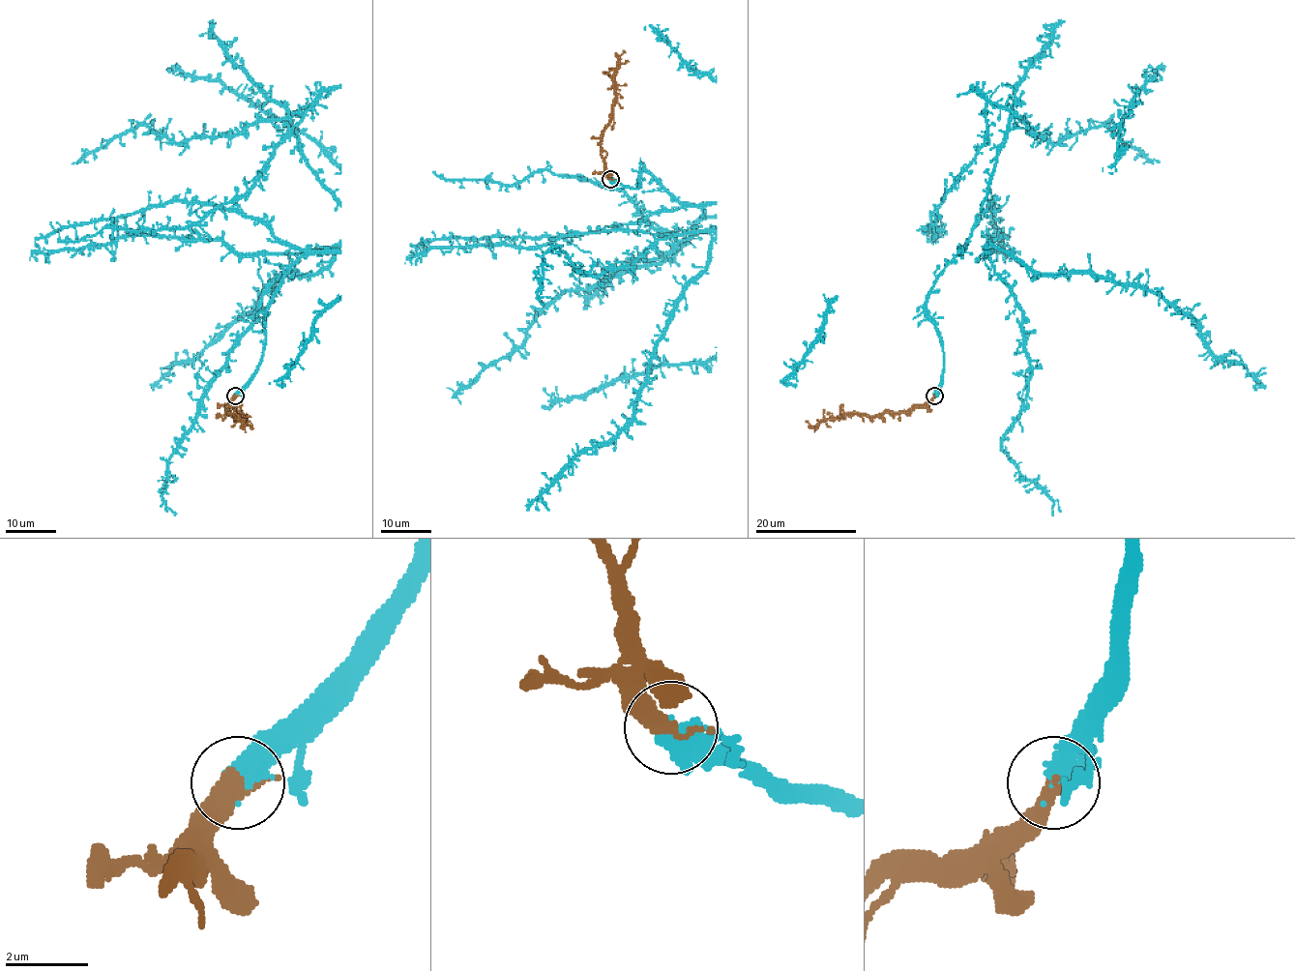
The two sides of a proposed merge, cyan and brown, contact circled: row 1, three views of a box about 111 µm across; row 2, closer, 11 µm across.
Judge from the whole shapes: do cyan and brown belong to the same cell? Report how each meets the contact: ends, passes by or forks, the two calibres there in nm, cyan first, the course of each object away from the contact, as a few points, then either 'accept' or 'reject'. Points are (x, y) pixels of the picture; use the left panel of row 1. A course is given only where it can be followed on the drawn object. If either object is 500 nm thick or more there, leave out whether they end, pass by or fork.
cyan passes by | brown passes by | 440/360 nm | cyan via (235, 396), (306, 252), (199, 203), (118, 216), (117, 228), (336, 252), (281, 277), (151, 386) | brown via (235, 396), (225, 412), (240, 414), (244, 426), (249, 421) | accept

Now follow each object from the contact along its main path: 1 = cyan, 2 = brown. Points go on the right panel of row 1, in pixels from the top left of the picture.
1: (934, 396), (927, 293), (991, 201), (1003, 234), (986, 253), (1139, 284), (1266, 386)
2: (934, 396), (906, 410), (872, 416), (839, 414), (811, 426), (806, 421)

